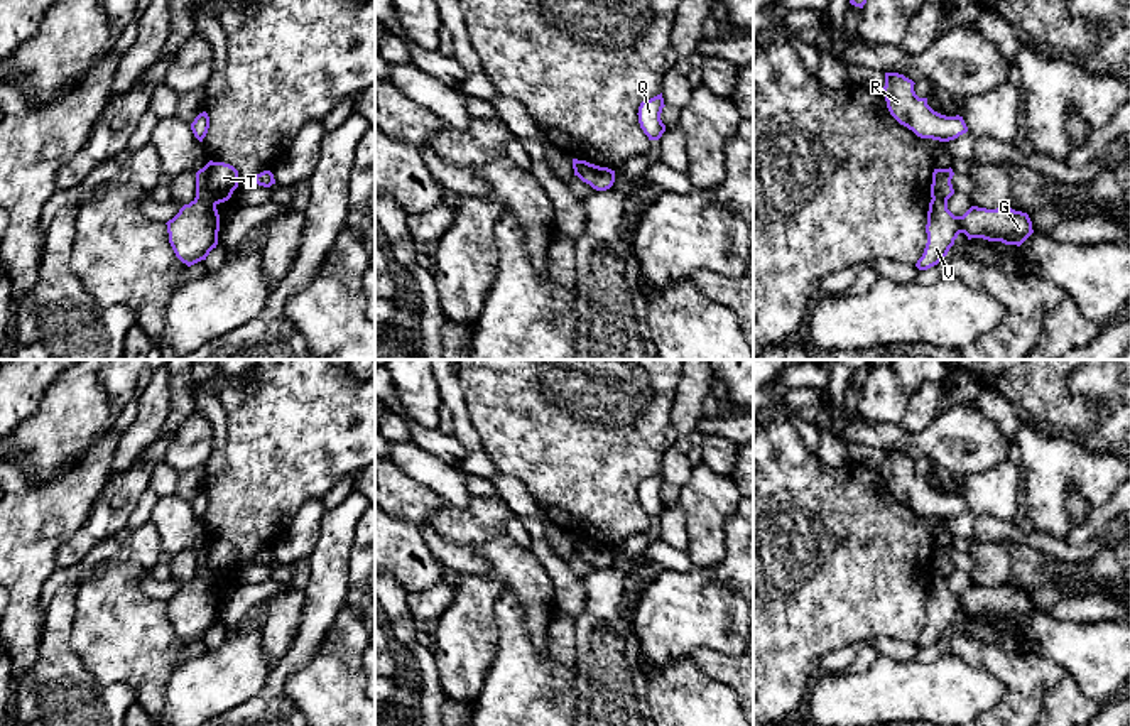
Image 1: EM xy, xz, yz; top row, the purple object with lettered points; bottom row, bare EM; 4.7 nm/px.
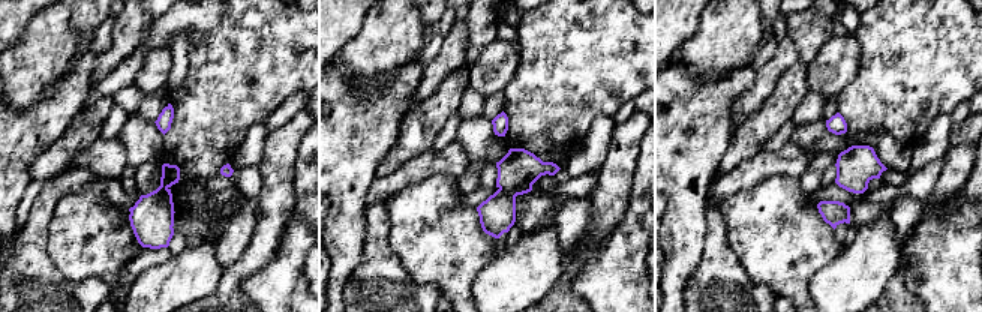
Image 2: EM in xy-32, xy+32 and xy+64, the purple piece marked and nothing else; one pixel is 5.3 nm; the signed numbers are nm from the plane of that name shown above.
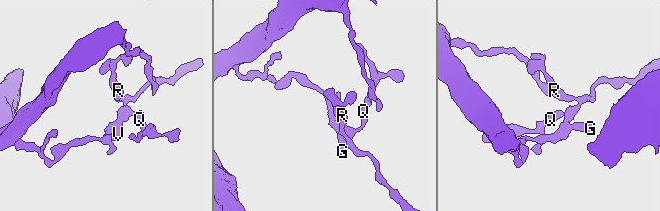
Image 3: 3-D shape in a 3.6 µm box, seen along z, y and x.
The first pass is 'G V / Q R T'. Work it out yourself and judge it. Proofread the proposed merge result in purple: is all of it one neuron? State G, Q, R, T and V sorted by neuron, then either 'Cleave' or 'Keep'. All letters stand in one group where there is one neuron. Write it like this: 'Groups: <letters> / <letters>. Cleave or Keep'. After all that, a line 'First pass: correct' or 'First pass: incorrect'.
Groups: G V / Q R T. Cleave
First pass: correct

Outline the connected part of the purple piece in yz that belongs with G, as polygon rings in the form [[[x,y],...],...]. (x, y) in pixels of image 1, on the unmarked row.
[[[932,576],[926,611],[926,626],[915,642],[919,648],[937,643],[948,633],[959,611],[964,611],[968,618],[983,616],[1020,625],[1034,608],[1027,591],[1008,584],[997,588],[971,584],[963,594],[954,594],[948,588],[948,579]]]

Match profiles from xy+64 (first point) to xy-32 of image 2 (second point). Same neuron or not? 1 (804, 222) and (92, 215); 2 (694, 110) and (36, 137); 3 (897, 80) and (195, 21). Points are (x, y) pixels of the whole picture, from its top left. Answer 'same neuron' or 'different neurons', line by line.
1: same neuron
2: same neuron
3: different neurons

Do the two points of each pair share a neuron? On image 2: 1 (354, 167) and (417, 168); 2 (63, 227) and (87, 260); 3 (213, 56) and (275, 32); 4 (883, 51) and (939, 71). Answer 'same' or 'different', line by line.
1: different
2: same
3: same
4: same

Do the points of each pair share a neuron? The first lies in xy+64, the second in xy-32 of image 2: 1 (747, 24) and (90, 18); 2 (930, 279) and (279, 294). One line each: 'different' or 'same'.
1: different
2: same

